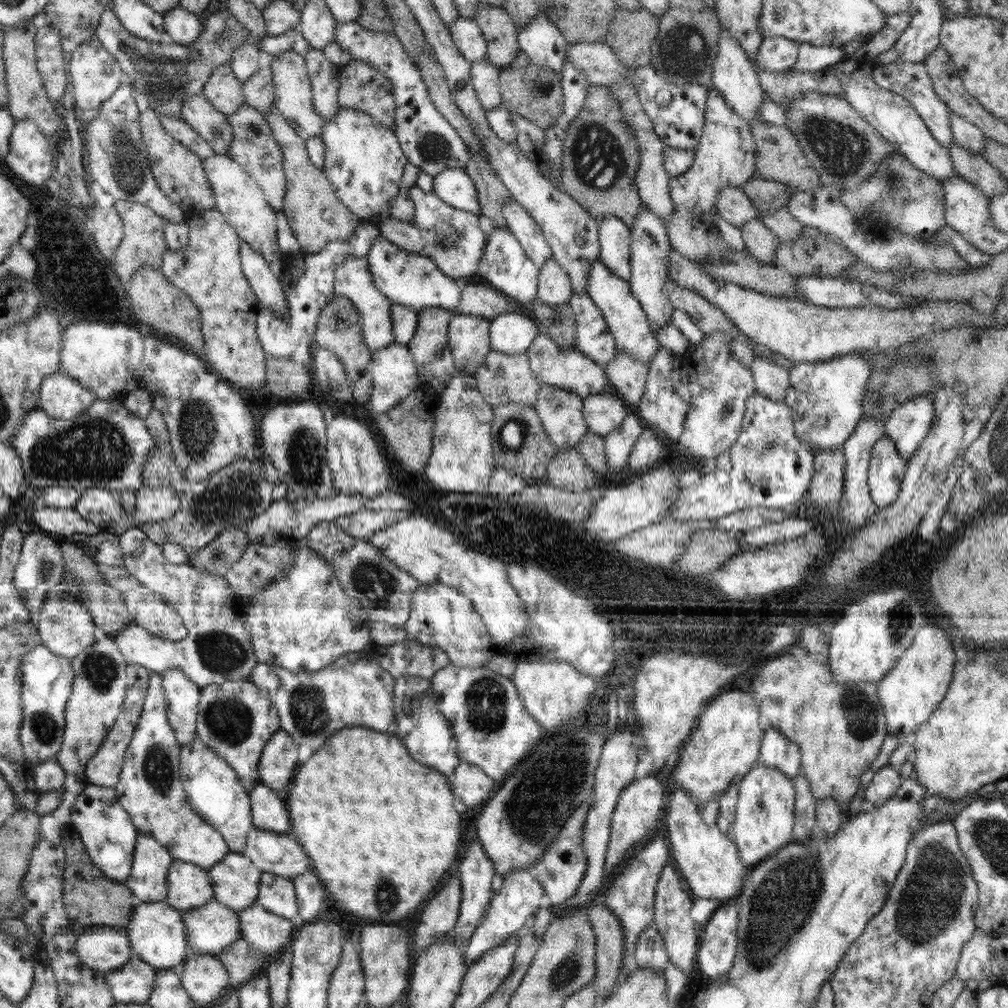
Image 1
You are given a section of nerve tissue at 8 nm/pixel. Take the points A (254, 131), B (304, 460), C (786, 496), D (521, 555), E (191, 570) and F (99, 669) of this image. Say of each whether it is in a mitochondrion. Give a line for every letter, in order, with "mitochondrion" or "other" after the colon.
A: mitochondrion
B: mitochondrion
C: other
D: other
E: other
F: mitochondrion

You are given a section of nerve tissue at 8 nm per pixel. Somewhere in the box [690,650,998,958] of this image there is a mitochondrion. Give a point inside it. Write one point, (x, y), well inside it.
(927, 902)

